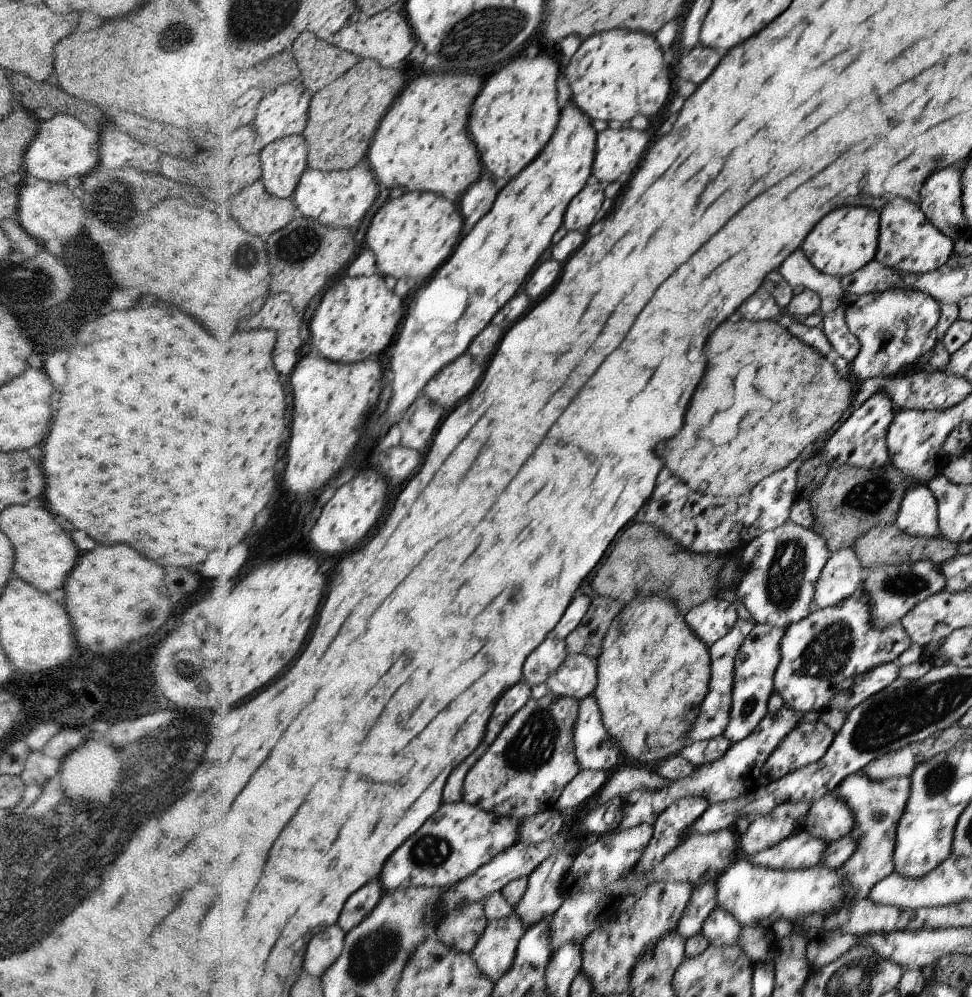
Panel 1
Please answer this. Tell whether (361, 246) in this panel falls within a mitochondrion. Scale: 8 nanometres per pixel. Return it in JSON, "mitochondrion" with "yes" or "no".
{"mitochondrion":"no"}

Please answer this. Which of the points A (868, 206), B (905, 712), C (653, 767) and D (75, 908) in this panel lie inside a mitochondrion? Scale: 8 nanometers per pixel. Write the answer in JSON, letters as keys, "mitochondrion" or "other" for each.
{"A":"other","B":"mitochondrion","C":"other","D":"mitochondrion"}

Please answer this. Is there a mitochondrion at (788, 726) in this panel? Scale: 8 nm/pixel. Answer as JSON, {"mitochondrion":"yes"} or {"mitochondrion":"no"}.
{"mitochondrion":"no"}

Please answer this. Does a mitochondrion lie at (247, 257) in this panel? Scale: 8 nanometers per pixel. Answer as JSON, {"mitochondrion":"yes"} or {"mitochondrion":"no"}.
{"mitochondrion":"yes"}

